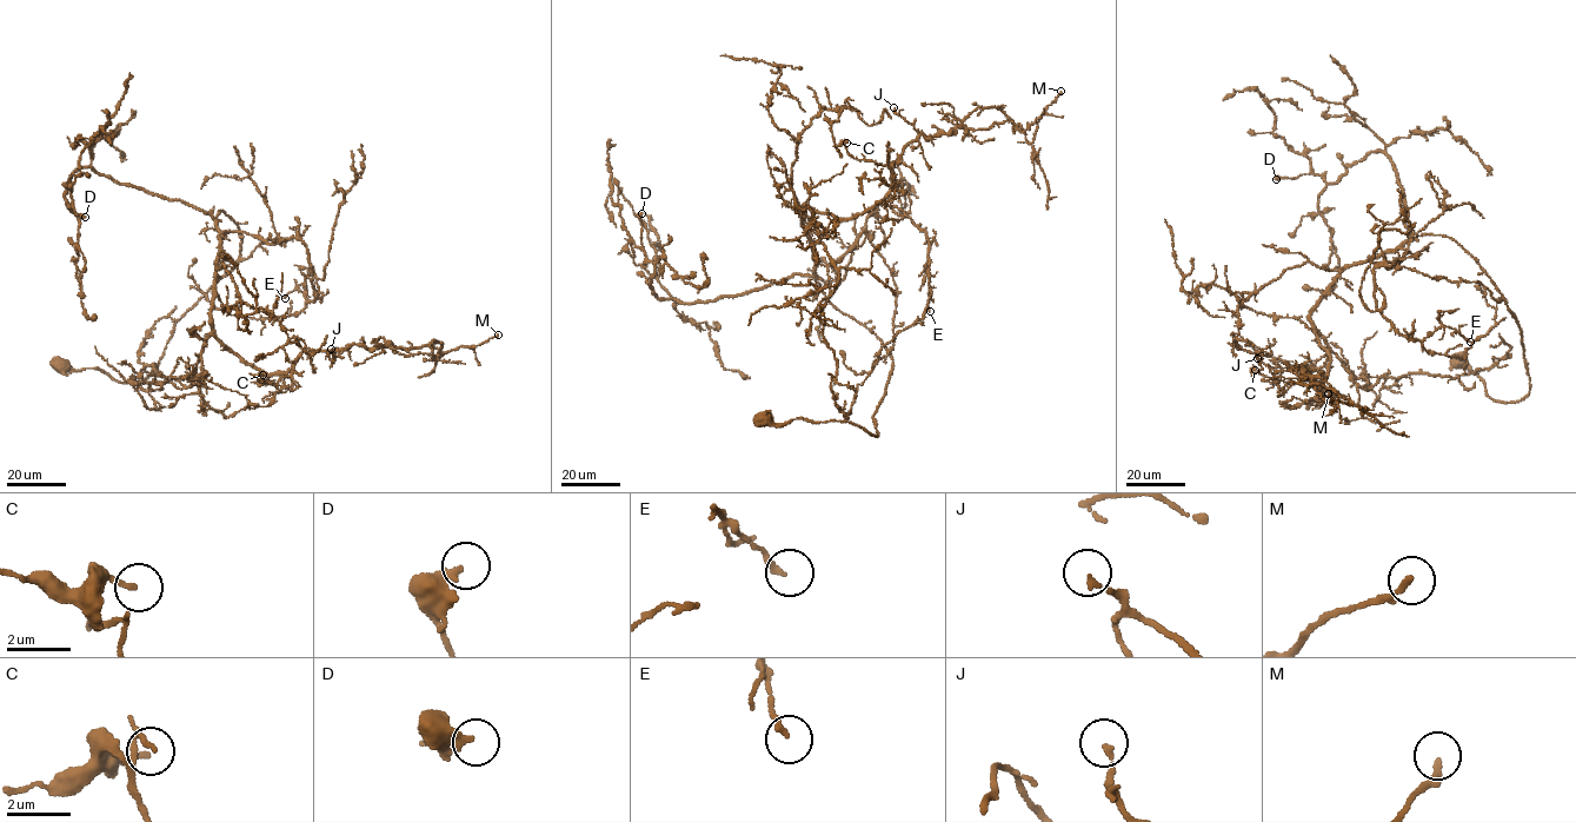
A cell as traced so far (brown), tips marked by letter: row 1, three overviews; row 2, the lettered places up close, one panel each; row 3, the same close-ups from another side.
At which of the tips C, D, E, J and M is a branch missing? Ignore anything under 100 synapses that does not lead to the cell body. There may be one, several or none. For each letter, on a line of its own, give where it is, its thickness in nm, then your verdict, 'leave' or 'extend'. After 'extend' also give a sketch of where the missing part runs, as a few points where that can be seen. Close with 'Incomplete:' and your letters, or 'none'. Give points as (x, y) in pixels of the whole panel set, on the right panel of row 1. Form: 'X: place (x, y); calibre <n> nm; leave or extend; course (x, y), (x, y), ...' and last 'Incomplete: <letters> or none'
C: place (1255, 370); calibre 170 nm; leave
D: place (1276, 179); calibre 280 nm; leave
E: place (1470, 342); calibre 180 nm; leave
J: place (1257, 358); calibre 150 nm; leave
M: place (1328, 393); calibre 170 nm; leave
Incomplete: none

